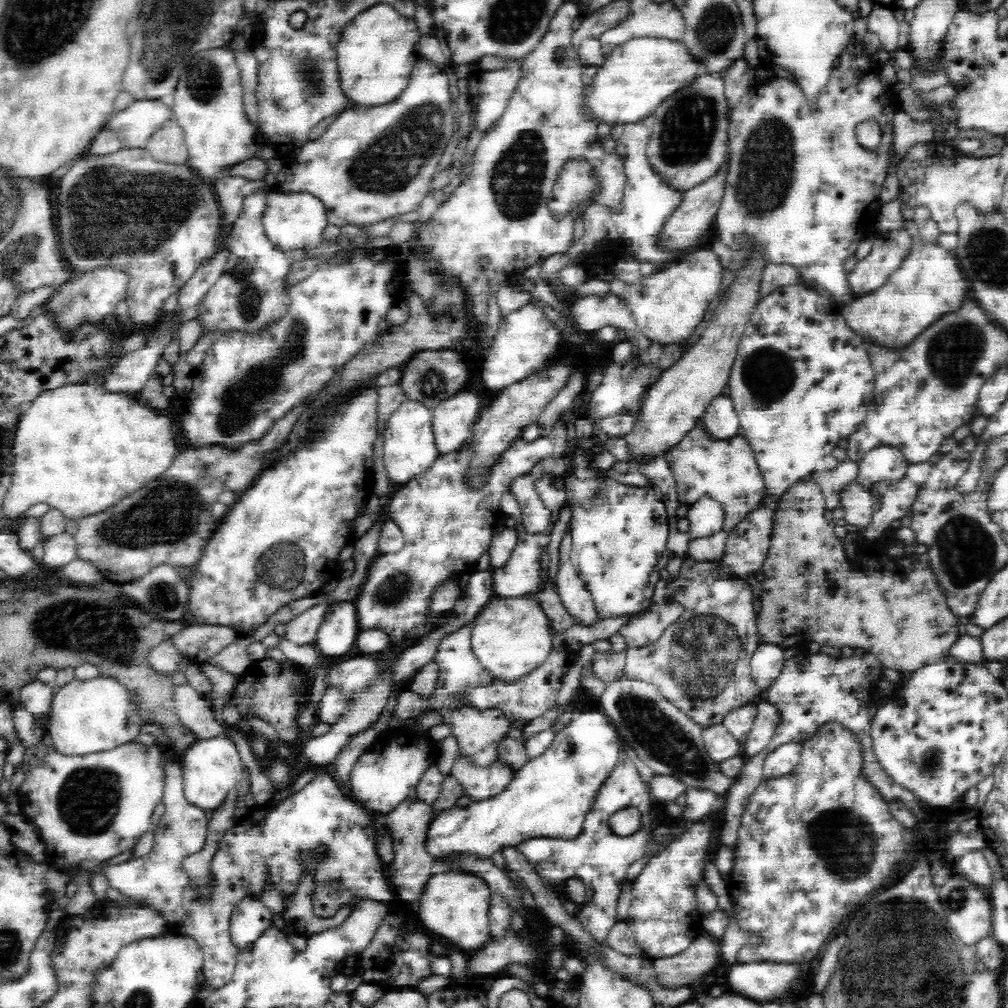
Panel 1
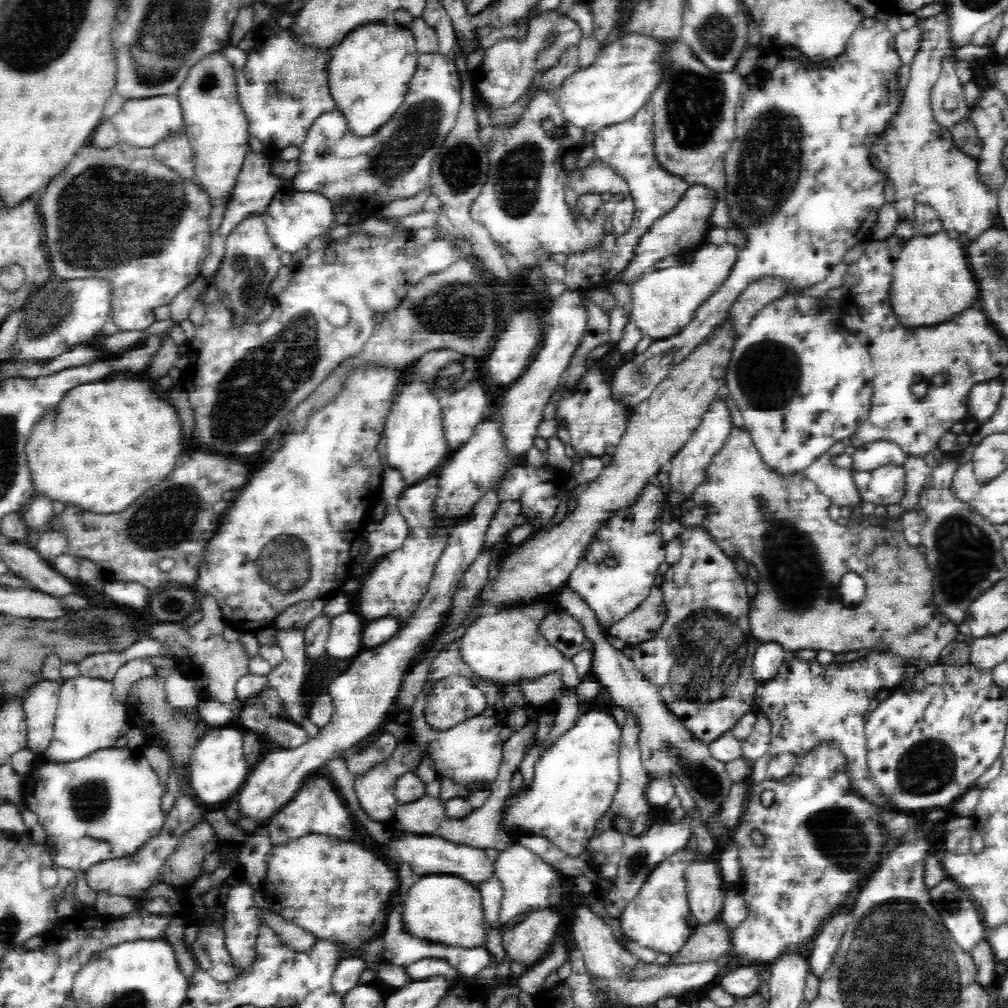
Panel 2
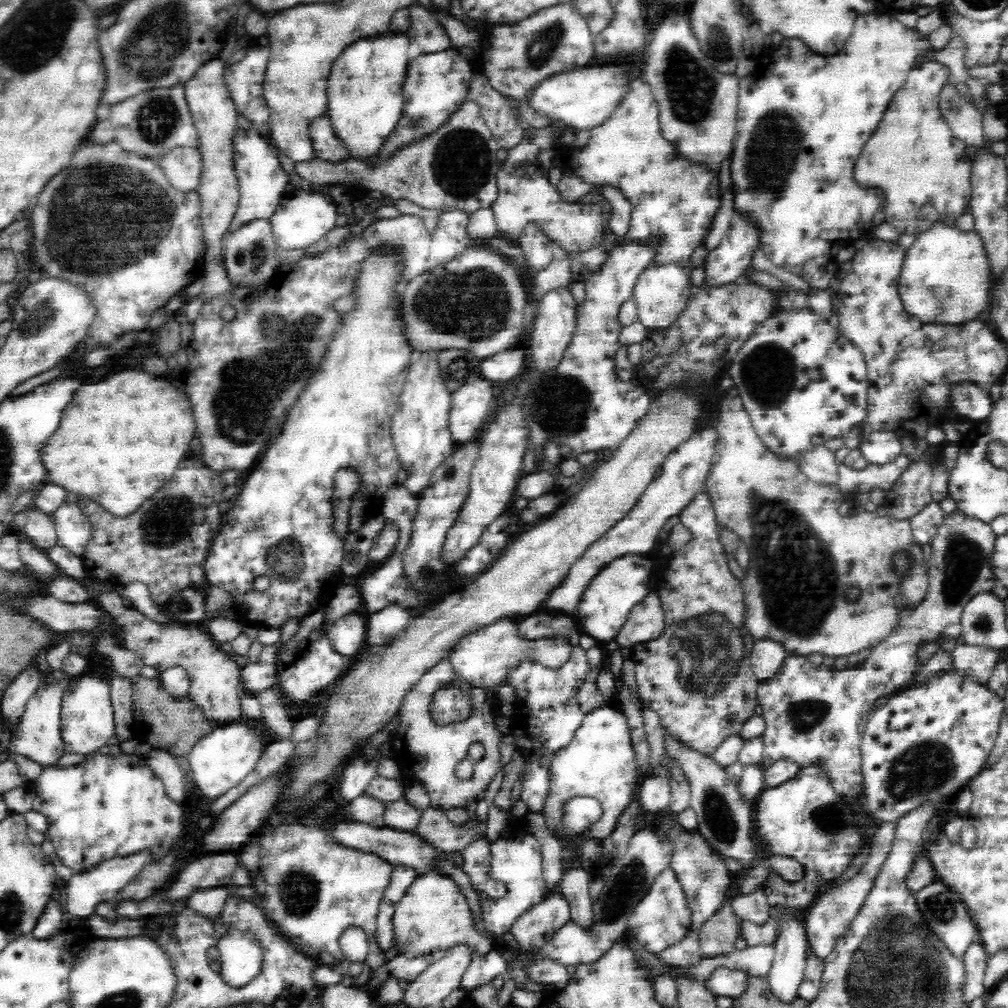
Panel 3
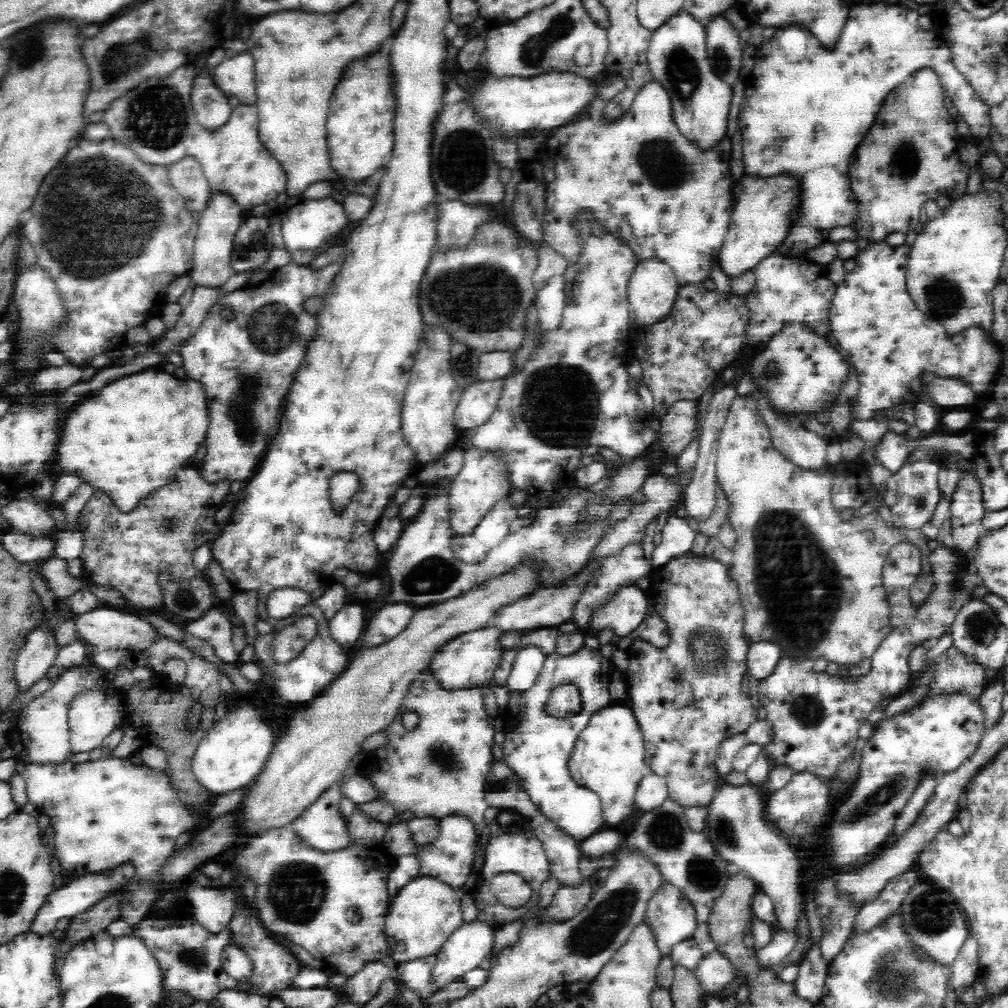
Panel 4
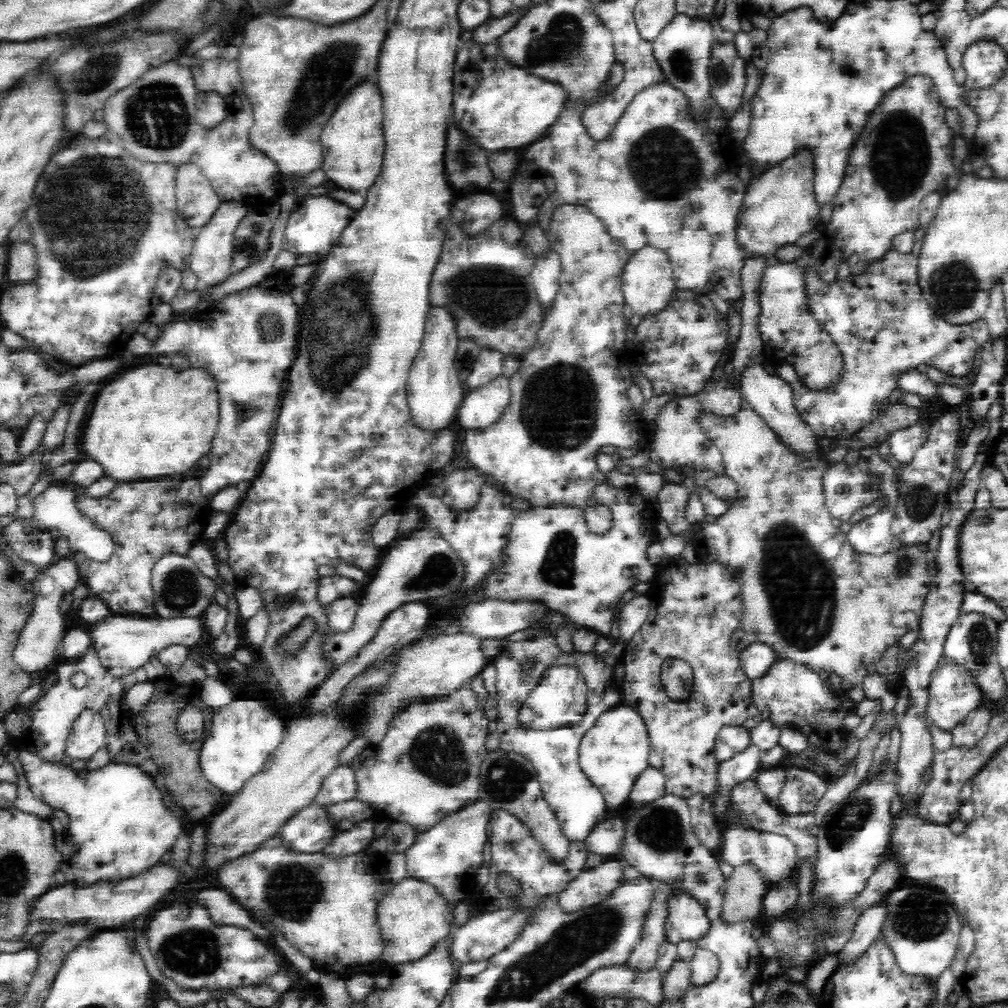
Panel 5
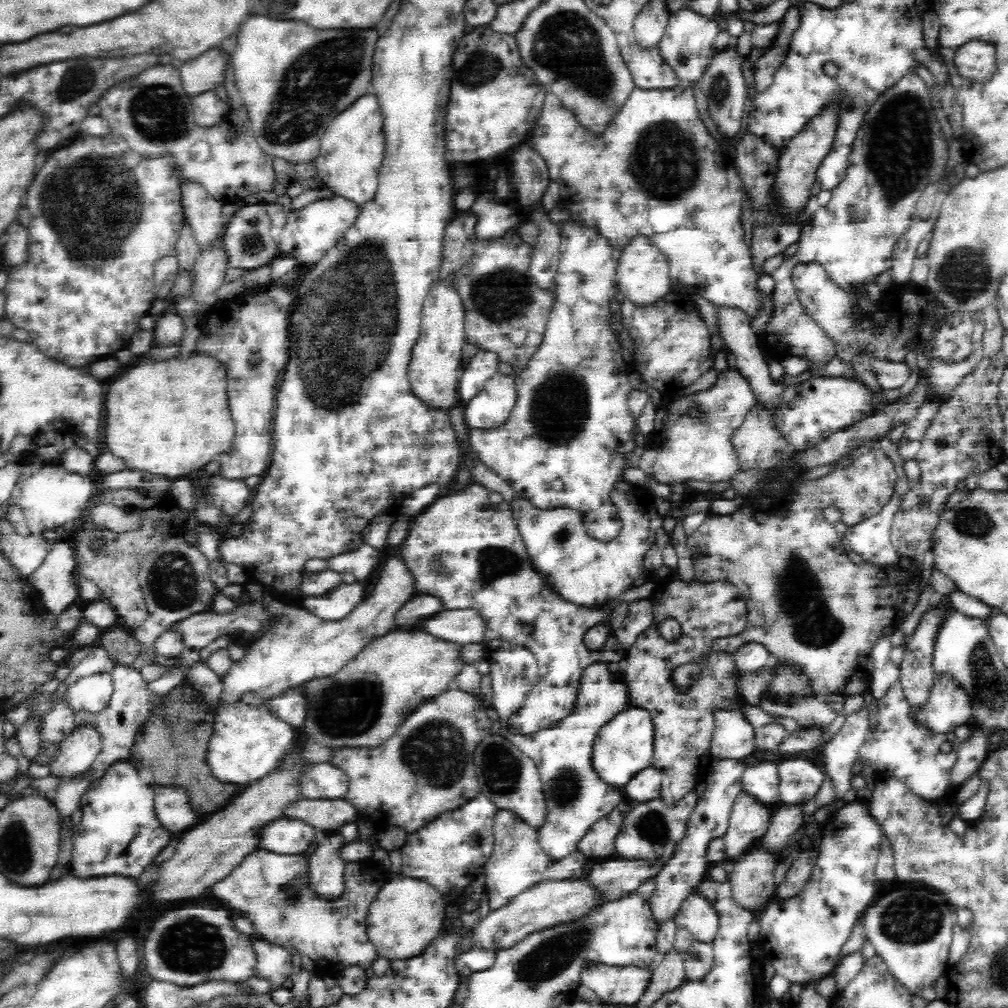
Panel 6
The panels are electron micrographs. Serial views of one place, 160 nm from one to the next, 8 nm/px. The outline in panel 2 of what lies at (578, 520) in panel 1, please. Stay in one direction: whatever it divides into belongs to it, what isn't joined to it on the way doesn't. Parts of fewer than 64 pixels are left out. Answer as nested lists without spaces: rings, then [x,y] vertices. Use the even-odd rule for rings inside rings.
[[[646,484],[634,506],[619,511],[609,524],[602,527],[598,540],[588,547],[569,576],[566,584],[569,591],[587,604],[604,630],[622,620],[650,594],[658,566],[664,562],[666,542],[661,537],[661,521],[657,518],[663,507],[660,490],[660,486]]]

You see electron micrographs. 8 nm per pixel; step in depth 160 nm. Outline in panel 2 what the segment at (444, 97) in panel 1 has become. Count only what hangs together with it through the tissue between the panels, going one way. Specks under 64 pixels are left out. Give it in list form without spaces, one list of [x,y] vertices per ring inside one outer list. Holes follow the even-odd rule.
[[[442,52],[417,54],[416,70],[410,79],[408,92],[398,112],[376,134],[358,138],[347,129],[345,120],[336,108],[319,114],[310,125],[304,142],[299,147],[300,173],[292,180],[292,189],[298,192],[316,192],[328,198],[335,214],[356,214],[361,219],[373,217],[378,208],[399,199],[408,199],[428,184],[430,164],[442,146],[446,135],[456,122],[460,106],[464,101],[464,84],[454,60]]]

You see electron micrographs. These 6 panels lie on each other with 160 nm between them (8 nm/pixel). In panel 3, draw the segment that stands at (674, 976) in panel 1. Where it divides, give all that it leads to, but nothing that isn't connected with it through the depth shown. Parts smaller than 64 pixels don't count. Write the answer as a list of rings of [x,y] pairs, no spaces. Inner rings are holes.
[[[727,898],[720,908],[703,924],[699,932],[704,958],[727,955],[736,948],[743,921],[736,915],[734,898]]]

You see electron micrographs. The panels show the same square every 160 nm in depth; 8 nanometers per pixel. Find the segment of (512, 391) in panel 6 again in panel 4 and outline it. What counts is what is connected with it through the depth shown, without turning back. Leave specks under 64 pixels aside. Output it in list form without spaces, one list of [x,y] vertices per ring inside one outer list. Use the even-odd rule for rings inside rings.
[[[504,379],[476,381],[463,389],[454,416],[455,426],[462,434],[486,424],[502,396]]]

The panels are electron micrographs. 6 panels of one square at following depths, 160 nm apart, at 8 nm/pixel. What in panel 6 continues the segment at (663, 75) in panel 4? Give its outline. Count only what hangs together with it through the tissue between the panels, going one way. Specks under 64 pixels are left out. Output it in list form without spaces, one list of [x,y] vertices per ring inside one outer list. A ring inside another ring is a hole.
[[[684,7],[669,14],[668,26],[658,42],[657,49],[662,53],[664,62],[674,69],[681,84],[691,86],[700,82],[705,68],[708,68],[715,55],[712,43],[718,32],[720,29],[716,17],[706,17]]]

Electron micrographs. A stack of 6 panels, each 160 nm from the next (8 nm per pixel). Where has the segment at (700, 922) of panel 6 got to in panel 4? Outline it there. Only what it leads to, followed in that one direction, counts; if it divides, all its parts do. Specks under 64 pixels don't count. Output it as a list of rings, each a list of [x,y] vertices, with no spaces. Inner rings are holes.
[[[663,882],[648,903],[644,923],[651,924],[660,954],[670,955],[676,944],[694,937],[698,921],[694,905],[682,891]]]

